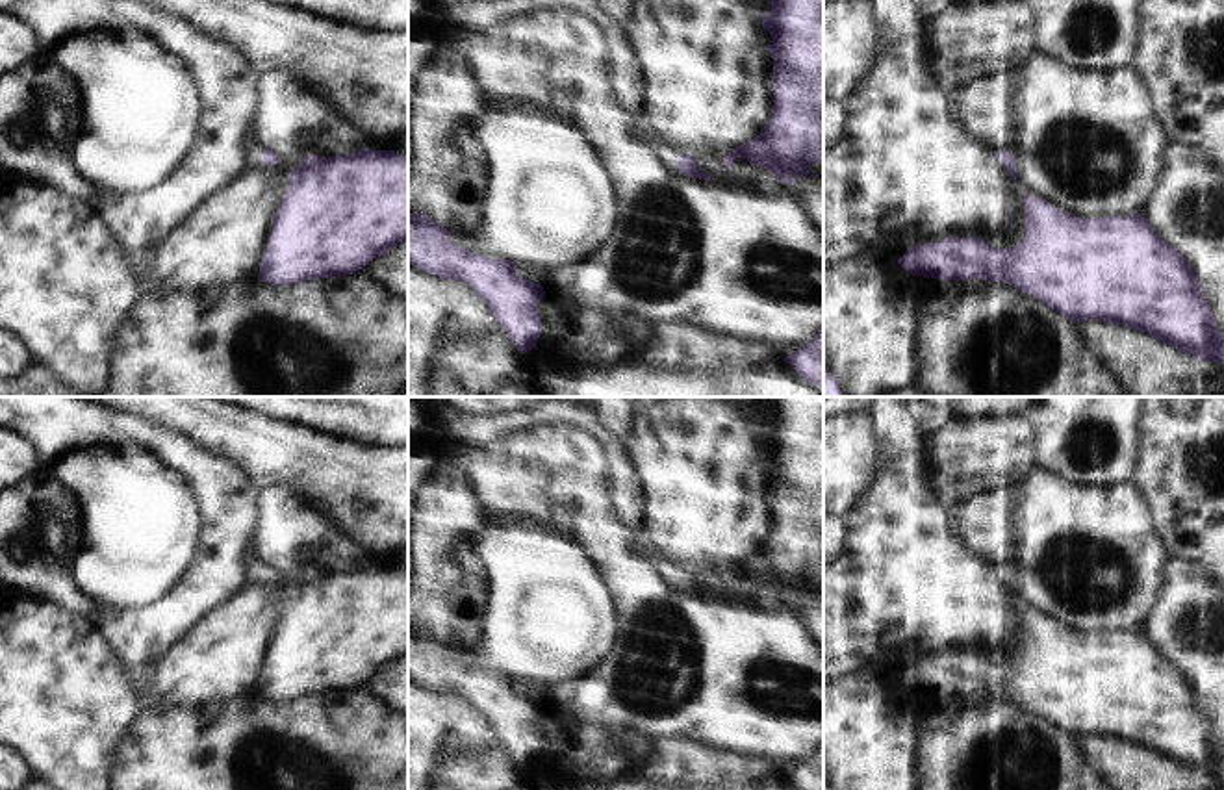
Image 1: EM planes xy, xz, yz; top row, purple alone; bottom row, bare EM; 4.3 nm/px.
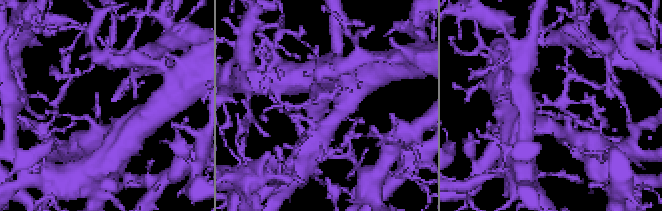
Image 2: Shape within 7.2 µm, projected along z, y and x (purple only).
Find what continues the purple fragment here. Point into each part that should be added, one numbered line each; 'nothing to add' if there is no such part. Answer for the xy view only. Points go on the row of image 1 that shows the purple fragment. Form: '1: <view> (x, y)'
1: xy (256, 152)

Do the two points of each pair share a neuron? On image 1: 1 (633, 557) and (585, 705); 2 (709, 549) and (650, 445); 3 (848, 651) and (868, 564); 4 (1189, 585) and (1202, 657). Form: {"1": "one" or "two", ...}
{"1": "one", "2": "one", "3": "one", "4": "one"}

